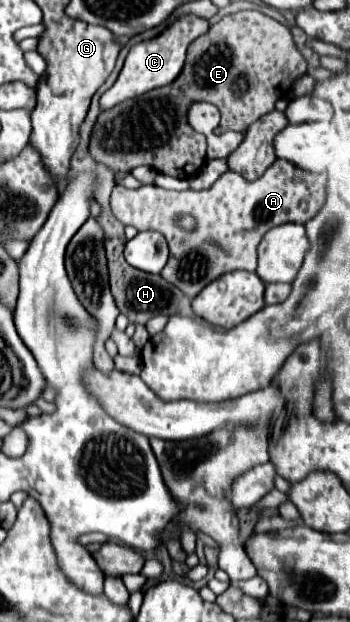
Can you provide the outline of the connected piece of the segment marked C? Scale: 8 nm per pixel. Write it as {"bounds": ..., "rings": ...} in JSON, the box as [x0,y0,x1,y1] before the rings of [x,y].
{"bounds":[100,16,208,110],"rings":[[[182,16],[180,22],[172,24],[168,30],[164,30],[160,36],[152,38],[152,40],[146,40],[146,42],[140,42],[140,44],[134,44],[130,48],[130,54],[126,56],[126,62],[124,62],[124,68],[118,76],[118,80],[114,82],[114,86],[110,90],[106,90],[100,98],[100,108],[102,110],[108,110],[128,98],[136,98],[140,94],[146,94],[154,88],[160,88],[160,86],[166,86],[170,84],[182,70],[184,66],[184,60],[186,60],[186,48],[192,40],[196,40],[200,34],[204,34],[204,30],[208,30],[208,22],[198,18],[198,16]]]}

